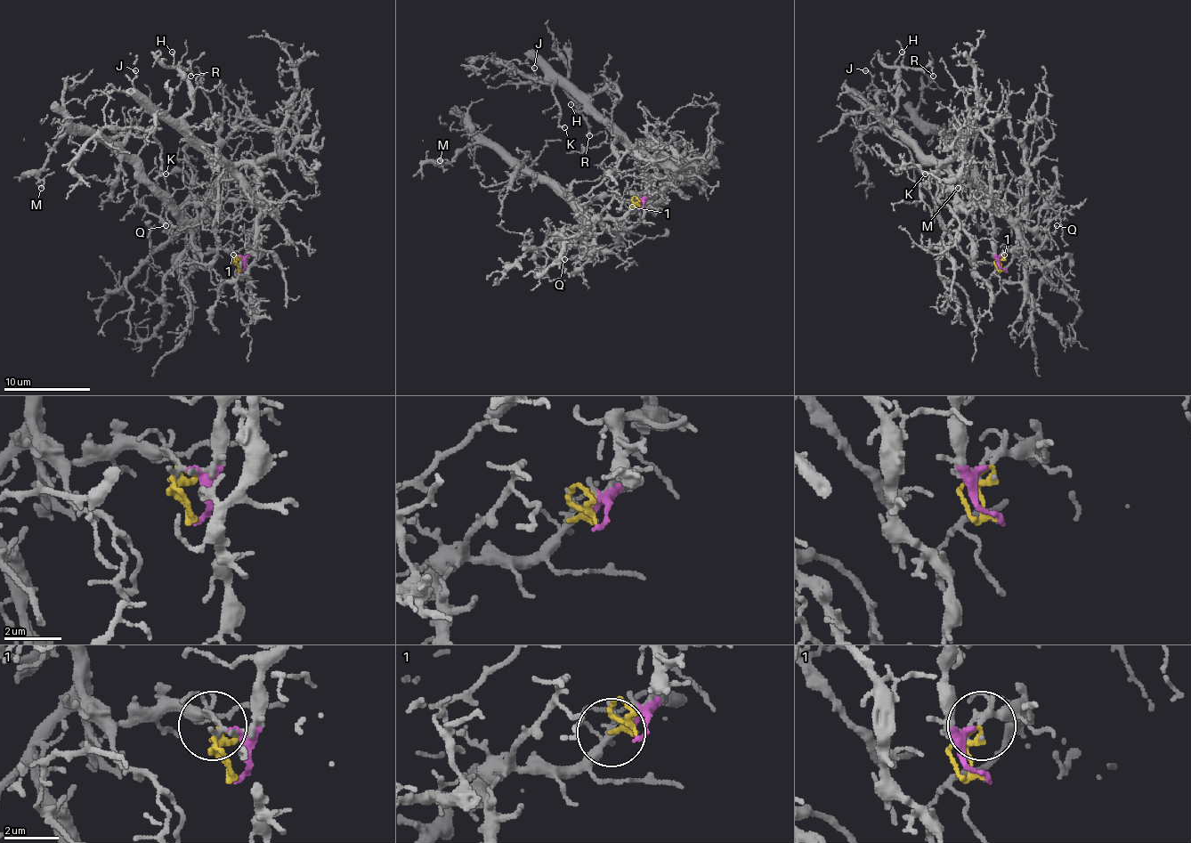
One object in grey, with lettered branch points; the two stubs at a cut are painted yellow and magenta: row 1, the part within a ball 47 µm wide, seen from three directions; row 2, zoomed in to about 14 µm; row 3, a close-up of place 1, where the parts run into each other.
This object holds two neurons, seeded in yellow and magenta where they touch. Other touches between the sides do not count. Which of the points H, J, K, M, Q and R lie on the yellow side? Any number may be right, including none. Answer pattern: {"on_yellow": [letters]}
{"on_yellow": ["M", "Q"]}

